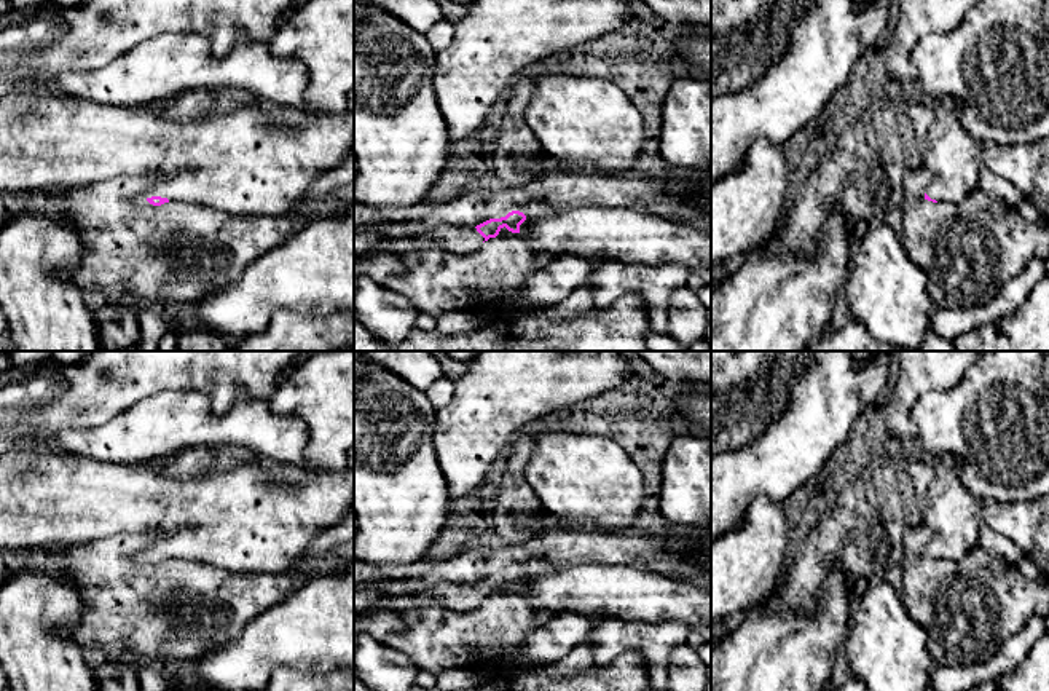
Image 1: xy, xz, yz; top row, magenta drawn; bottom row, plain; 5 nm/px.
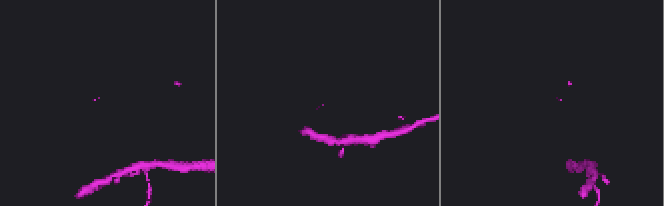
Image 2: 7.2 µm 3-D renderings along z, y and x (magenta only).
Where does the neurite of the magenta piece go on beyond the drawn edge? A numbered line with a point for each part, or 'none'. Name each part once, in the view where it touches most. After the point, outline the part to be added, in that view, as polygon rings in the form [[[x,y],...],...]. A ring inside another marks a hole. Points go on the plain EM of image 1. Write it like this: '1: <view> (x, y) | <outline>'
1: xy (260, 516) | [[[8,450],[0,455],[0,549],[81,546],[118,533],[155,535],[147,555],[161,554],[242,573],[287,573],[304,562],[317,531],[341,523],[354,503],[354,471],[309,472],[301,466],[257,458],[226,471],[209,471],[179,482],[147,463],[116,464],[89,456],[46,455]],[[164,466],[166,468],[166,466]]]

